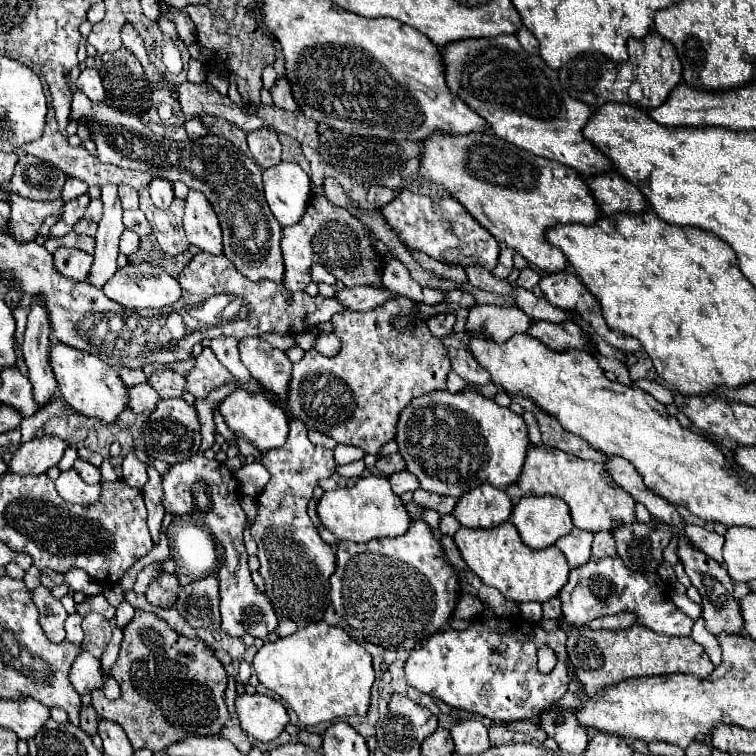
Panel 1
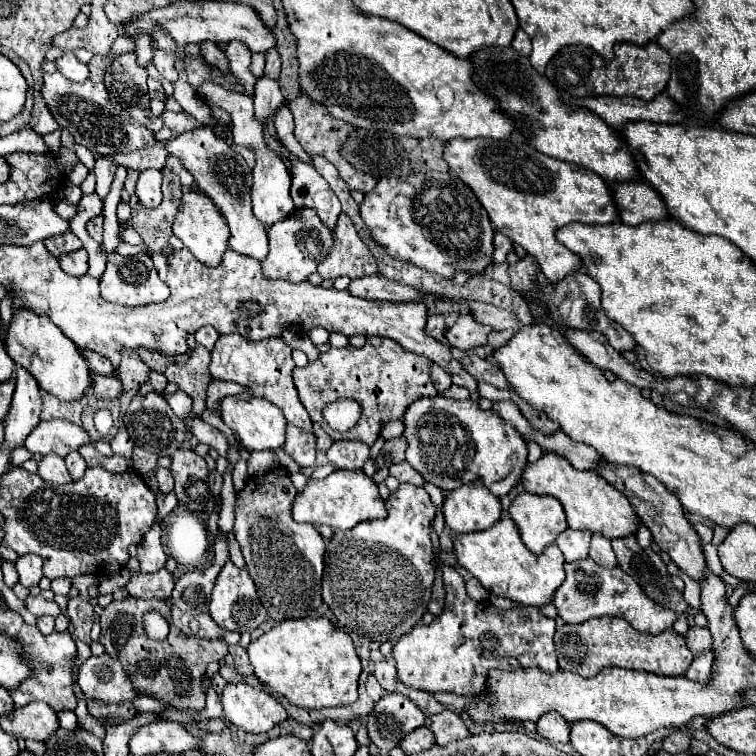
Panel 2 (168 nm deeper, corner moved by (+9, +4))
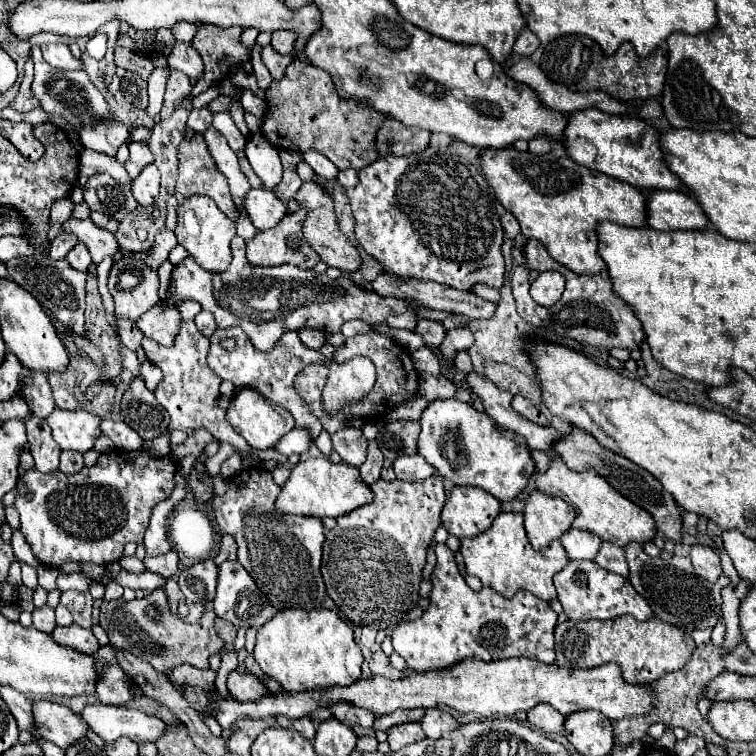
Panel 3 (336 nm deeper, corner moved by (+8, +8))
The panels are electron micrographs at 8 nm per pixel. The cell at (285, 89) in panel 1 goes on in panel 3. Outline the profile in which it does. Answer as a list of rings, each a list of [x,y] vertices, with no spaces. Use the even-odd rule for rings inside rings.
[[[277,31],[277,33],[273,33],[271,45],[273,45],[273,49],[279,51],[279,53],[289,53],[289,51],[293,51],[295,39],[297,39],[297,33],[291,33],[291,31]]]

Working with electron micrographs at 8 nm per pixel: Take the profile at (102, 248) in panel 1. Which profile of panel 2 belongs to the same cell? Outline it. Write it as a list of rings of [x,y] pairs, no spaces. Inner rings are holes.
[[[96,157],[96,165],[94,165],[94,175],[96,175],[96,193],[100,199],[106,199],[106,195],[110,193],[110,185],[114,179],[114,171],[116,165],[106,159],[106,157]]]

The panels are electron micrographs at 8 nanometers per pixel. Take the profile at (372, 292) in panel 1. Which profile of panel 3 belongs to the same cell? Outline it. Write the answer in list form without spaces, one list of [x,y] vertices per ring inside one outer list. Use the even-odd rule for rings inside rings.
[[[375,277],[373,289],[379,295],[399,299],[419,299],[429,309],[443,309],[449,313],[465,315],[467,319],[487,319],[495,313],[495,303],[477,297],[475,293],[461,293],[435,285],[431,281],[395,281],[395,277]]]

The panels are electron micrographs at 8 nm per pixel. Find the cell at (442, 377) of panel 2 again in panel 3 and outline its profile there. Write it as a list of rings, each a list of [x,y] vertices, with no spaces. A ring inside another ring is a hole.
[[[419,347],[419,349],[411,351],[411,359],[419,373],[427,373],[427,375],[435,375],[435,377],[441,375],[437,355],[429,347]]]

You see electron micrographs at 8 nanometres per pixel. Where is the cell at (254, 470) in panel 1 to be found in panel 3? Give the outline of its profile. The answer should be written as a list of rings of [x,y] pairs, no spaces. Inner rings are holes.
[[[295,427],[291,433],[287,433],[287,435],[275,445],[275,449],[281,451],[283,455],[305,453],[311,443],[313,443],[313,439],[311,439],[309,429],[305,429],[305,427]]]

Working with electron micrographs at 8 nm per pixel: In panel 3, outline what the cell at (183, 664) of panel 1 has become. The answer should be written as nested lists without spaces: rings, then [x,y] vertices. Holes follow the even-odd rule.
[[[163,589],[151,591],[143,597],[137,597],[133,601],[117,599],[117,601],[103,601],[99,609],[99,625],[107,631],[111,645],[117,645],[121,649],[129,649],[133,655],[141,657],[143,661],[151,663],[159,673],[165,673],[169,669],[175,669],[179,665],[193,665],[199,669],[209,667],[209,657],[213,653],[219,653],[223,649],[223,641],[215,633],[213,621],[215,621],[215,611],[205,609],[201,621],[197,623],[185,623],[177,615],[171,613],[167,605],[167,595]],[[149,605],[155,605],[159,609],[159,621],[153,621],[147,617],[145,609]]]

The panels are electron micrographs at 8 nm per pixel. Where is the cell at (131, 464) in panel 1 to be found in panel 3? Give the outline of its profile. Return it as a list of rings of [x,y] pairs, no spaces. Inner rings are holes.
[[[109,417],[103,419],[101,429],[115,443],[115,447],[119,447],[123,451],[135,451],[135,449],[143,447],[143,439],[127,423],[123,423],[119,419],[109,419]]]

